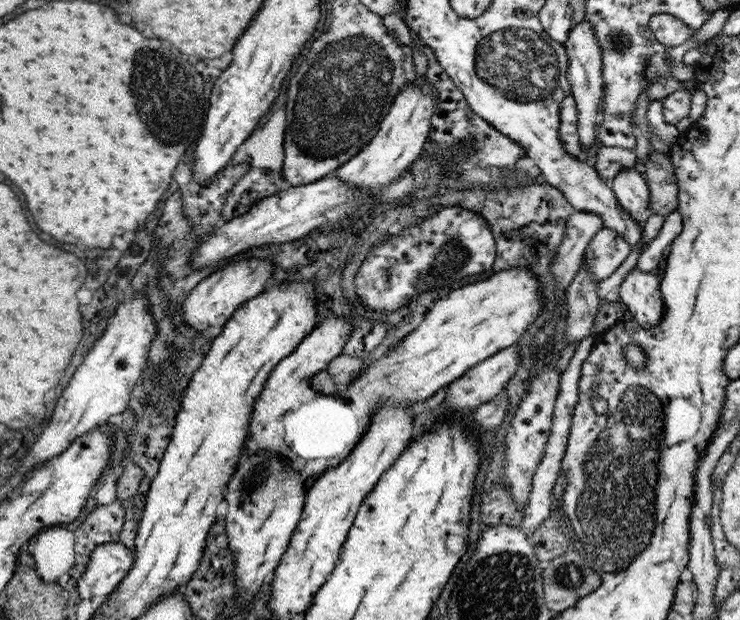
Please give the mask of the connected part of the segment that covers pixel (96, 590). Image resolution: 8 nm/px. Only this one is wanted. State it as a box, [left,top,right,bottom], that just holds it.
[77,540,134,600]

